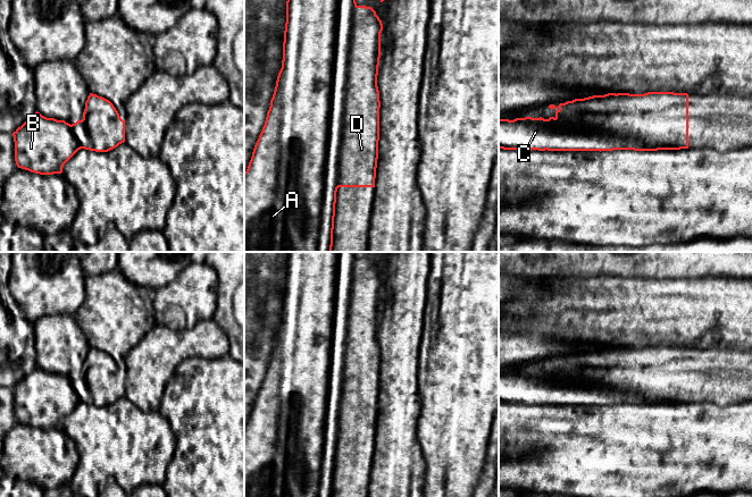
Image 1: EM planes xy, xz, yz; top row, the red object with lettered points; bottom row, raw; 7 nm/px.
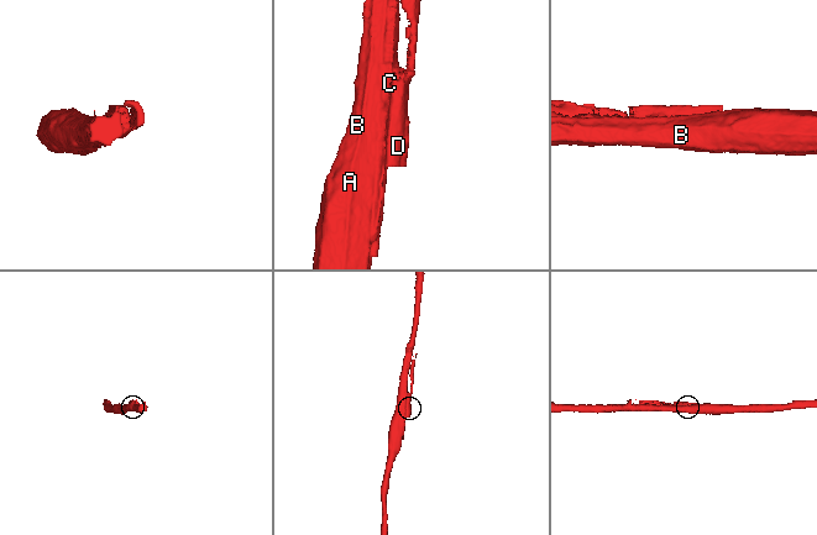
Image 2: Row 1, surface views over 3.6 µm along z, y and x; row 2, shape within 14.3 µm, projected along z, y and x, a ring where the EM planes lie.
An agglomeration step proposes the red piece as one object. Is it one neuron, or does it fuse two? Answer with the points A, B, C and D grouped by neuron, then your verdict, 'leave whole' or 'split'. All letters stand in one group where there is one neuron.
groups A B C / D; split

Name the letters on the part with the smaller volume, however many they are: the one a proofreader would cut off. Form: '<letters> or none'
D

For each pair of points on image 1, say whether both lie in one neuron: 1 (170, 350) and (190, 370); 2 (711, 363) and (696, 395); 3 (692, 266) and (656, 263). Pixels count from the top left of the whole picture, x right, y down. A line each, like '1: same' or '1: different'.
1: different
2: same
3: same

